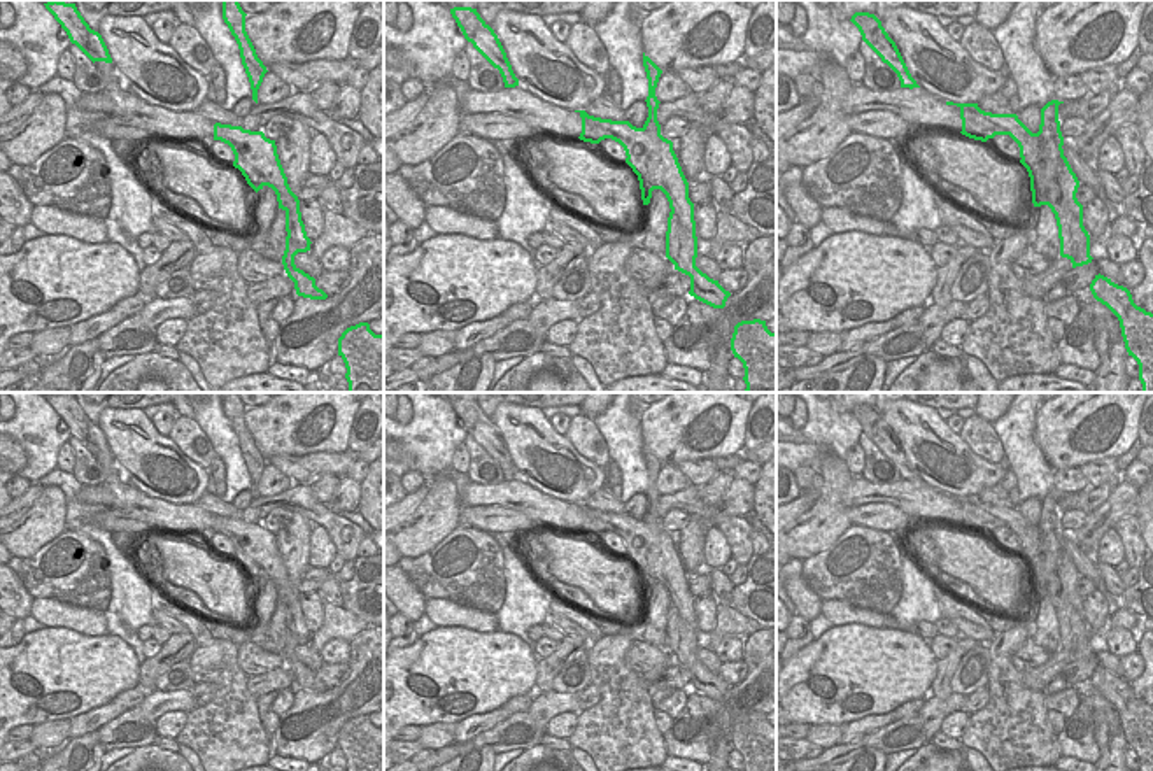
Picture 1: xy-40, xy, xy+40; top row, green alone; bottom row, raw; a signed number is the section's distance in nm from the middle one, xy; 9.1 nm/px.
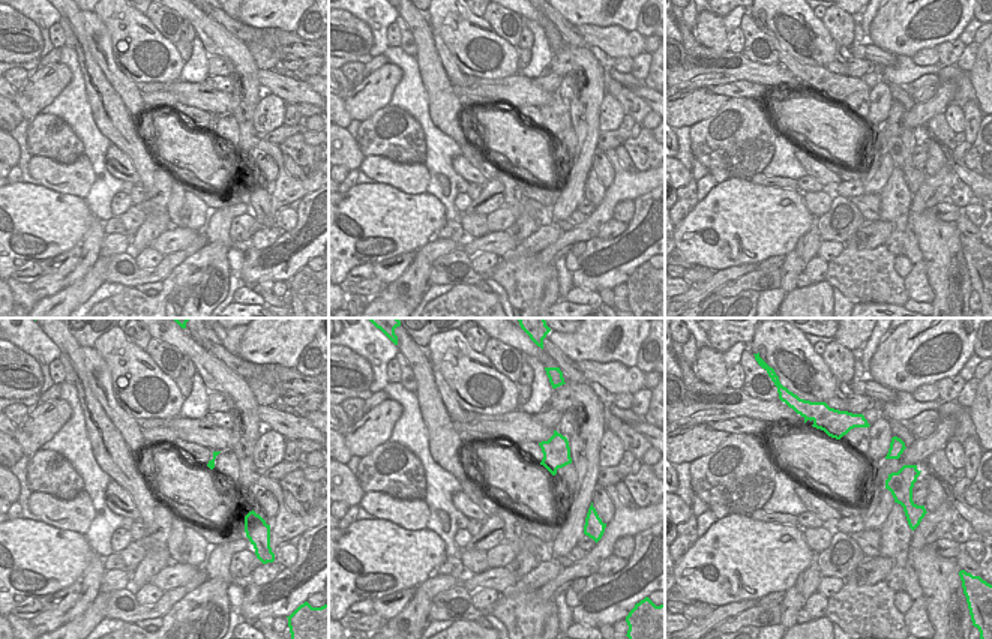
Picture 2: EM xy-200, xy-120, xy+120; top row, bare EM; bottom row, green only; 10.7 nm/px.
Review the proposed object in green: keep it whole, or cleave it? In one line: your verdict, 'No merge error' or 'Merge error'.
Merge error

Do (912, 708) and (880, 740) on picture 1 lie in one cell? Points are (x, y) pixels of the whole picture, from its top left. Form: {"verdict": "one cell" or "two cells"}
{"verdict": "two cells"}

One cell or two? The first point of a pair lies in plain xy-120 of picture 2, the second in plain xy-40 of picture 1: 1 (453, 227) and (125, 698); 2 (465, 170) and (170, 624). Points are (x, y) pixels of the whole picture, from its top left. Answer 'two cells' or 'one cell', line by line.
1: one cell
2: one cell

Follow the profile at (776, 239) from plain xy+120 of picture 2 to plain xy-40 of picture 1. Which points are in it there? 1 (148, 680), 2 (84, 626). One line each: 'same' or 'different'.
1: different
2: different

